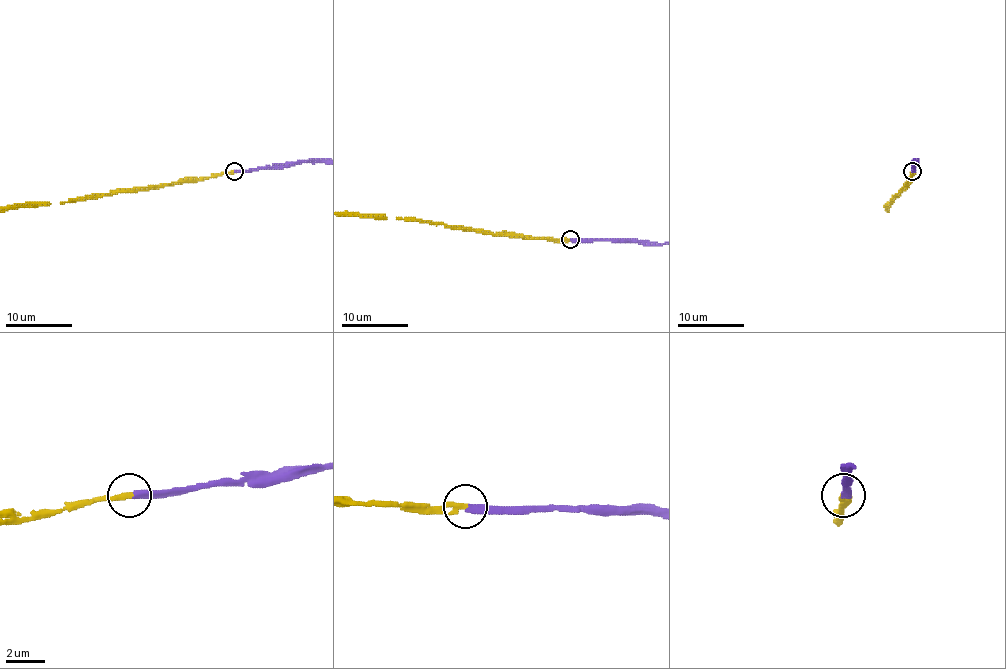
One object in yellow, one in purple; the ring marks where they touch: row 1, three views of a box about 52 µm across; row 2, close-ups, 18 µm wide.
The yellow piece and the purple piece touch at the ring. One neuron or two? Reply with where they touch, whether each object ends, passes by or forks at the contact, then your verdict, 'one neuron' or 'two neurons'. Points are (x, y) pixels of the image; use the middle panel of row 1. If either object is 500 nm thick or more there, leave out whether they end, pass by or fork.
at (570, 239); yellow ends there; purple ends there; one neuron

